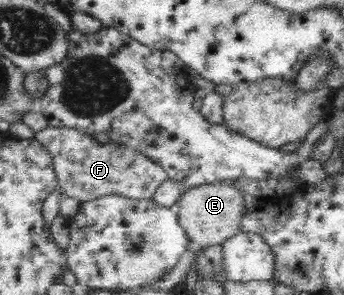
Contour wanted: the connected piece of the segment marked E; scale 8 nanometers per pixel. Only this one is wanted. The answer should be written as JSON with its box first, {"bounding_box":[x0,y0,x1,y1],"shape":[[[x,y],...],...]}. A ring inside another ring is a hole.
{"bounding_box":[176,182,248,248],"shape":[[[219,182],[185,190],[177,202],[176,211],[181,226],[187,231],[191,242],[205,248],[215,244],[222,245],[242,232],[242,220],[248,199],[236,184]]]}

